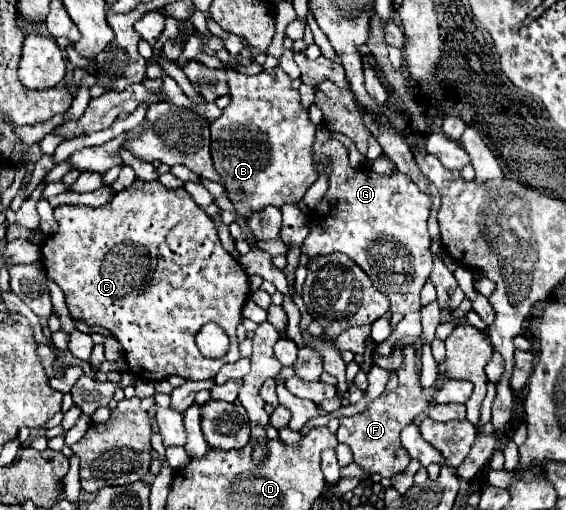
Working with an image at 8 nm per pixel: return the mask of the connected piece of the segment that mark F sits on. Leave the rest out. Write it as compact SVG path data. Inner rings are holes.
M411 343L403 347L403 363L397 369L399 387L395 391L383 391L381 397L375 399L373 403L369 403L365 411L361 411L353 417L341 419L341 425L337 431L337 441L351 447L355 463L361 465L365 473L371 473L371 475L379 473L381 477L393 477L393 475L405 471L411 461L409 453L401 447L399 433L403 431L403 427L407 427L415 417L419 417L433 403L433 395L441 387L441 381L443 381L443 375L439 373L437 381L435 381L435 389L433 387L423 389L419 383L421 365L417 363L415 355L417 355L417 351Z

